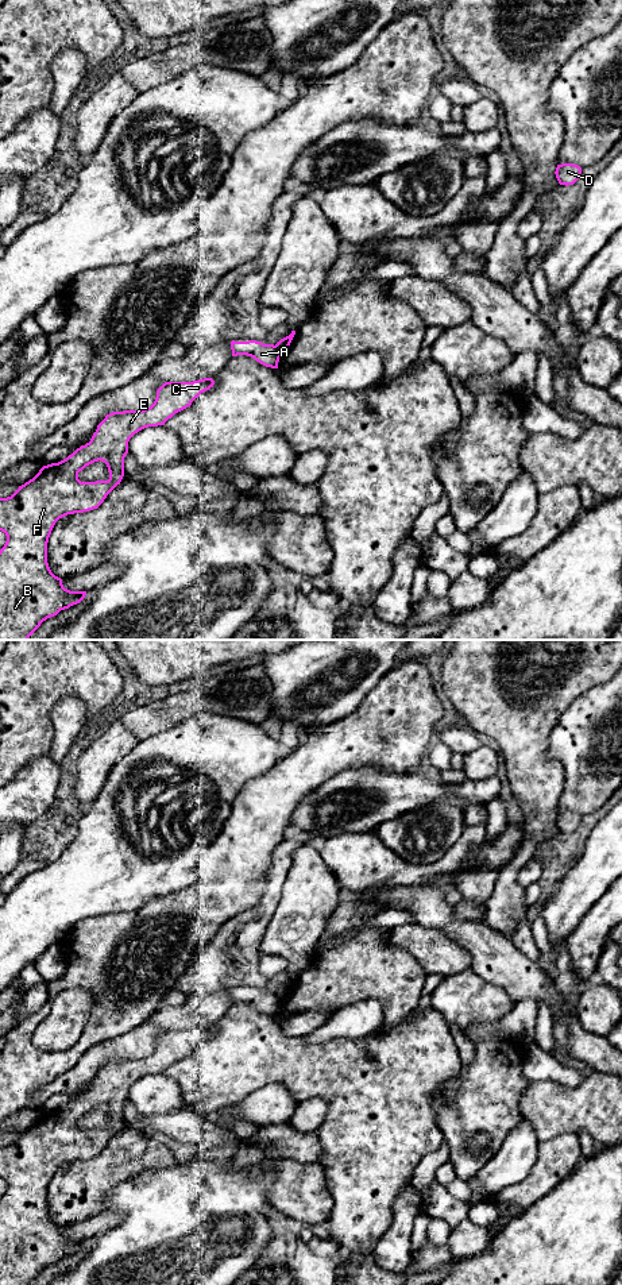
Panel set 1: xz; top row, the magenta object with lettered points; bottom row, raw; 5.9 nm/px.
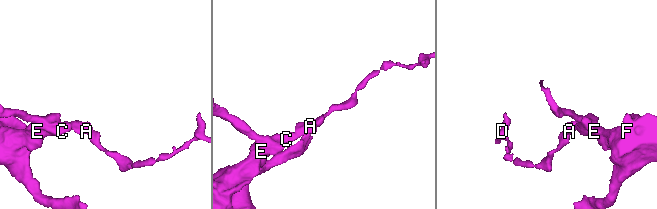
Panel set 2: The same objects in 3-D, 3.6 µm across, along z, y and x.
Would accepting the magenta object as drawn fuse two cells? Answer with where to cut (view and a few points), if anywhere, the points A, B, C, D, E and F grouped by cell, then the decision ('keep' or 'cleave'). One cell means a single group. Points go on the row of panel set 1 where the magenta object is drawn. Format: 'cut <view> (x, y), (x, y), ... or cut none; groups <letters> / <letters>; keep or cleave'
cut xz (274, 346), (281, 354); groups A B C E F / D; cleave

